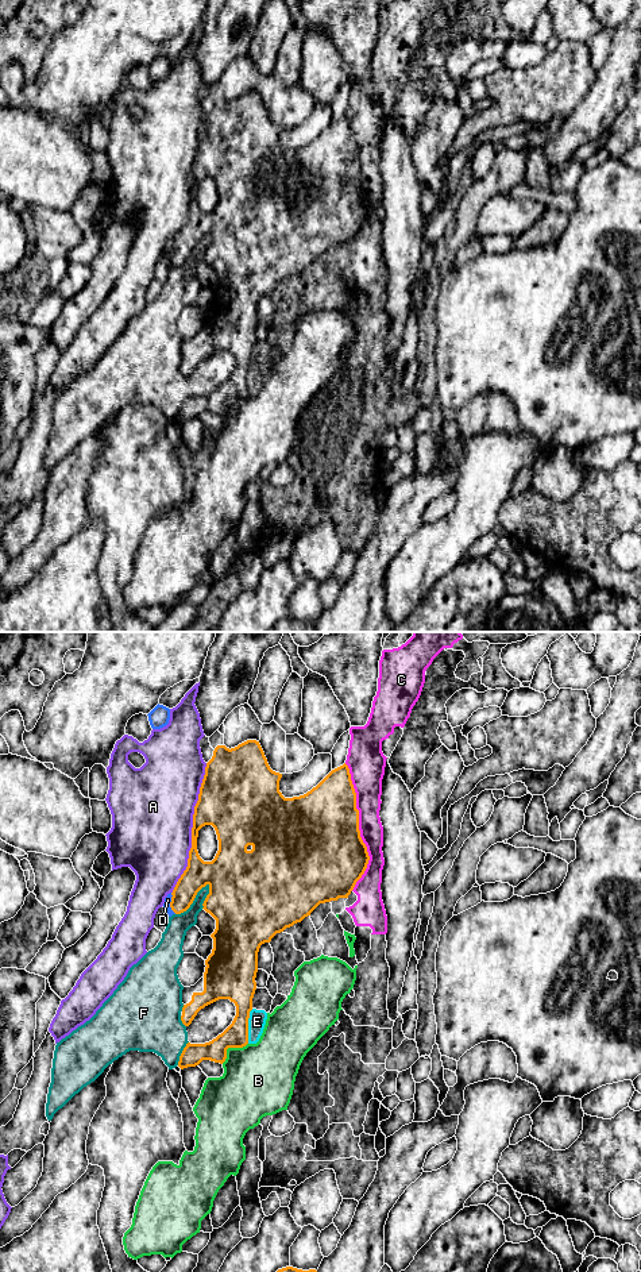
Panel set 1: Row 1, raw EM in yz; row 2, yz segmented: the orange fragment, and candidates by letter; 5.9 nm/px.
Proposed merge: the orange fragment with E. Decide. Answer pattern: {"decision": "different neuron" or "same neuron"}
{"decision": "different neuron"}

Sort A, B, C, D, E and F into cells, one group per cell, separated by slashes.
A / B / C E / D / F

